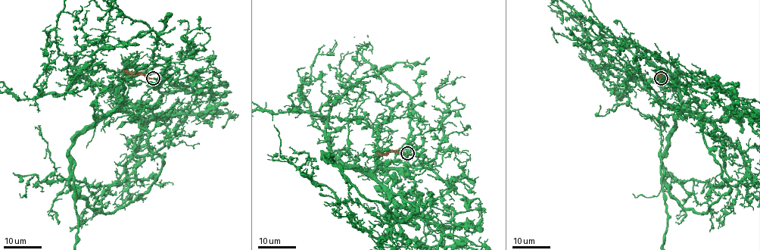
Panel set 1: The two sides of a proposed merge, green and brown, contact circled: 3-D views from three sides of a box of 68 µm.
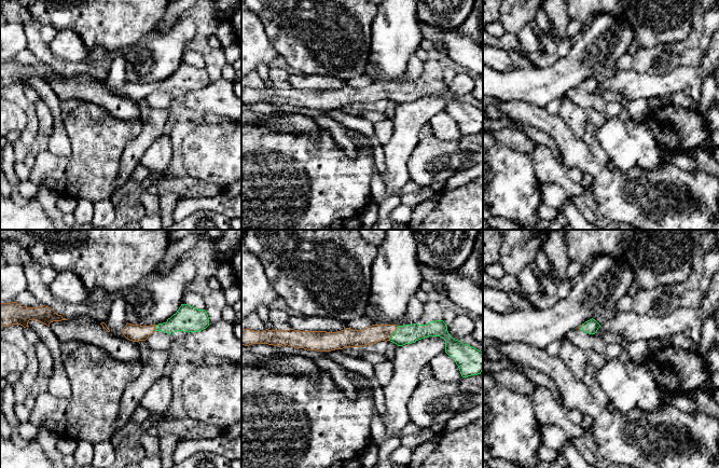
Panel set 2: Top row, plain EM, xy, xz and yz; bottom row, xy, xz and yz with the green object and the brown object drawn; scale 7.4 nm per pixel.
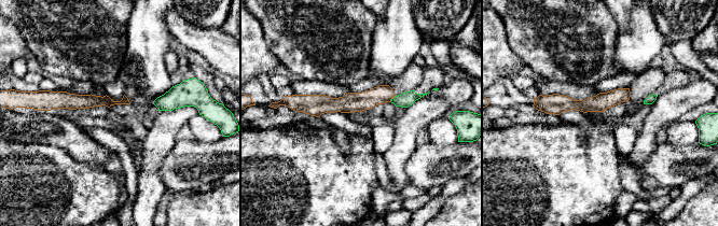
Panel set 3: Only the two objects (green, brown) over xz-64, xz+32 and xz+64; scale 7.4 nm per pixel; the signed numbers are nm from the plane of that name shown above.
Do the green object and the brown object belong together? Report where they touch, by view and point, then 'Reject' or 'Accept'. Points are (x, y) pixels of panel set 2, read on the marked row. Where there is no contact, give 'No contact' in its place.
Touches green at xz (392, 333). Accept

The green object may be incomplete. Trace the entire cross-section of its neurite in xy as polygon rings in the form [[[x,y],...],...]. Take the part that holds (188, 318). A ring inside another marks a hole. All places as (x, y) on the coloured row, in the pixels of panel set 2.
[[[181,304],[176,314],[166,322],[150,326],[126,324],[123,335],[133,342],[146,341],[153,332],[162,331],[174,334],[177,331],[198,332],[209,326],[209,317],[205,309],[197,309],[188,304]]]

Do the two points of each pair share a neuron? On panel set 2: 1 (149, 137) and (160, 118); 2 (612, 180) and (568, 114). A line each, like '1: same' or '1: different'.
1: same
2: different

